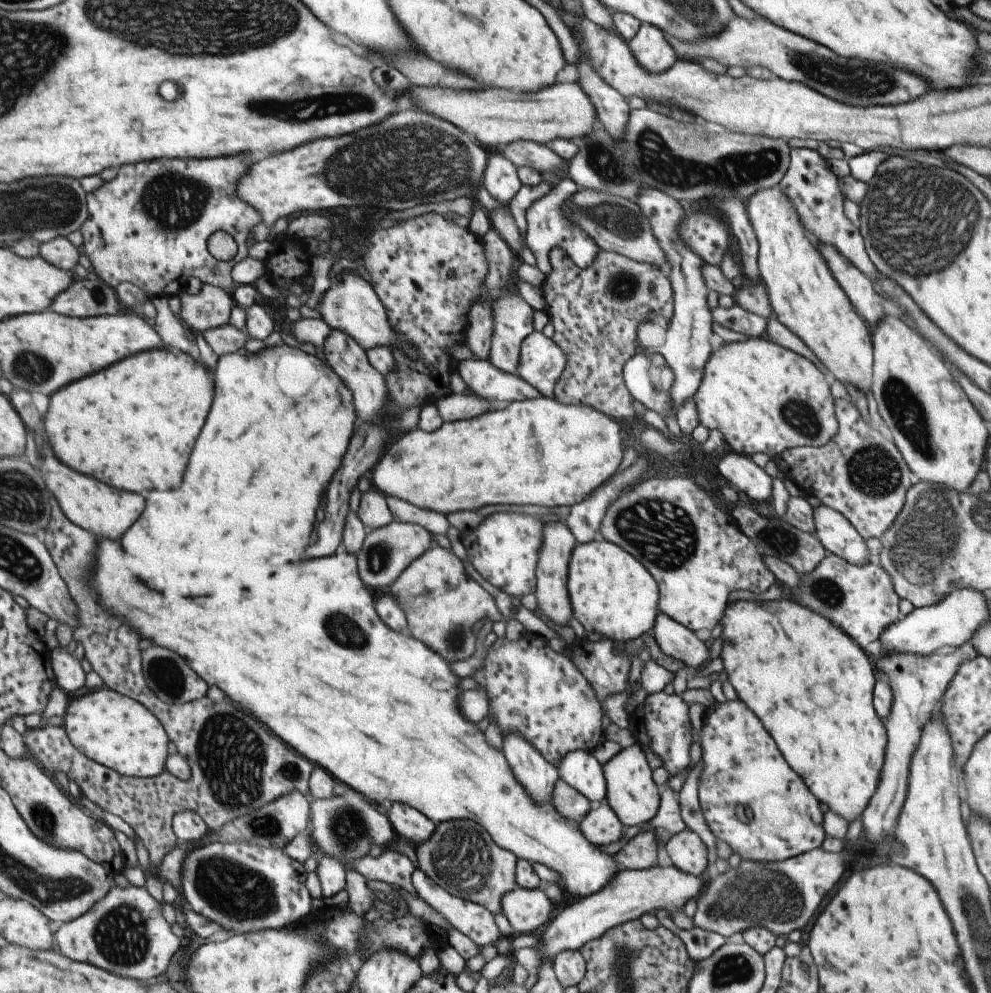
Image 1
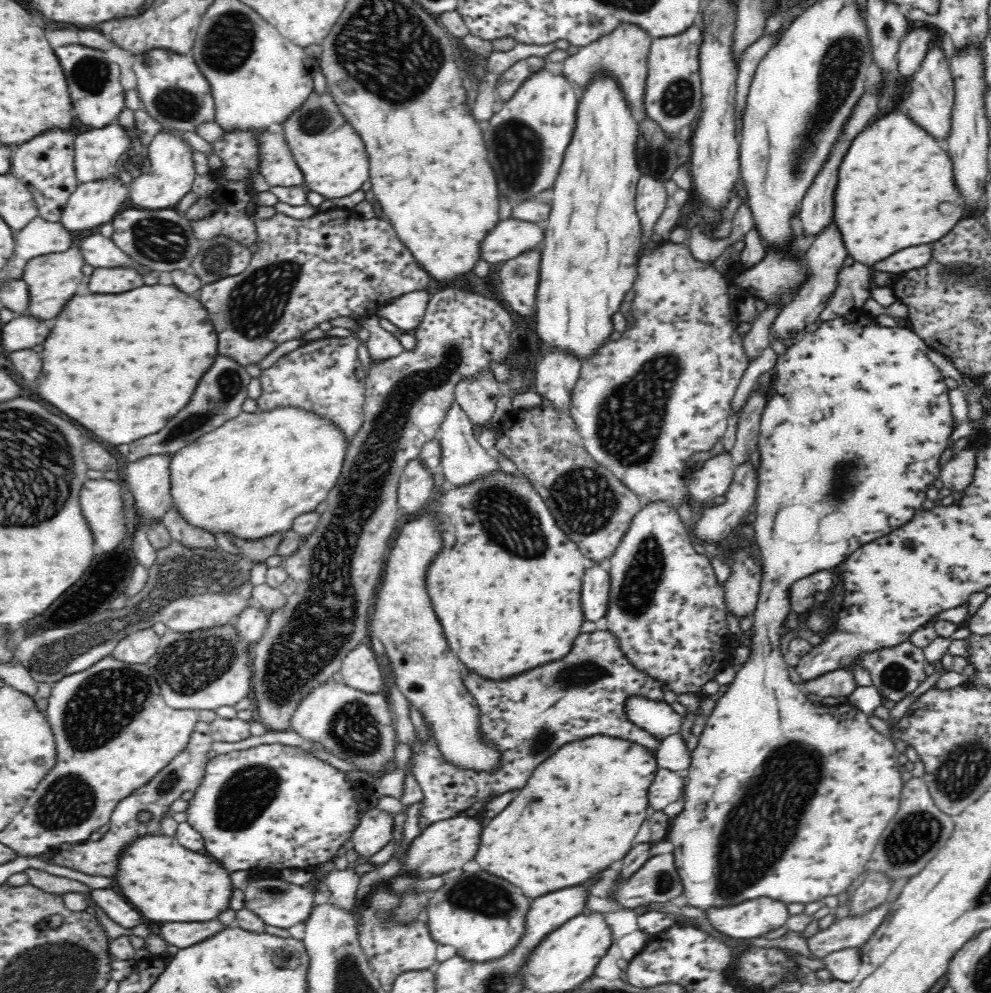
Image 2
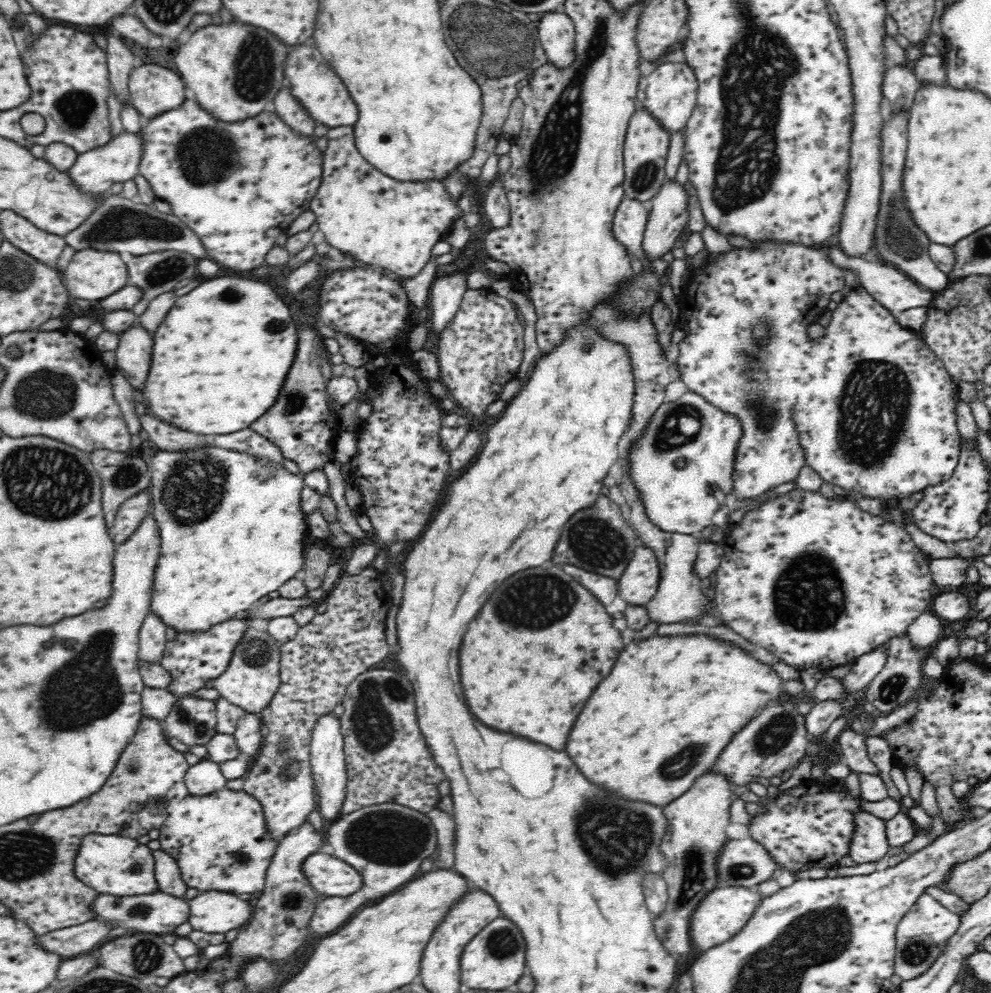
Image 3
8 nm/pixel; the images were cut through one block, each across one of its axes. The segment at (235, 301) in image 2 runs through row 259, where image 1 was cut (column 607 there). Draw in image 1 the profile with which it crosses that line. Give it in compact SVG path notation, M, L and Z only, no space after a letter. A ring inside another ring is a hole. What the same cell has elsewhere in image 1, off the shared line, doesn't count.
M553 248L548 254L551 272L545 275L539 288L543 295L549 323L553 328L551 340L565 355L565 366L553 385L552 397L563 406L587 406L613 420L633 416L633 396L622 378L623 365L635 352L635 328L647 320L647 314L657 314L664 322L670 320L673 310L673 295L666 272L637 262L613 251L597 250L595 260L585 268L575 266L561 249Z

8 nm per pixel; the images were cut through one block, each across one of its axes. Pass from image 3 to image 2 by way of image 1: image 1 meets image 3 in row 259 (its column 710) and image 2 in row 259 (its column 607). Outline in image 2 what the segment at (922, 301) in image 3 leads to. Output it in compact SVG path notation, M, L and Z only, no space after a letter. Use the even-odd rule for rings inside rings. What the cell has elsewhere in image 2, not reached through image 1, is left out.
M924 244L924 246L910 246L910 248L904 248L904 250L898 250L894 256L888 256L886 260L880 260L872 268L874 270L882 270L882 272L892 272L892 274L908 272L908 270L926 266L928 260L930 260L930 254L932 252L930 252L928 244Z

